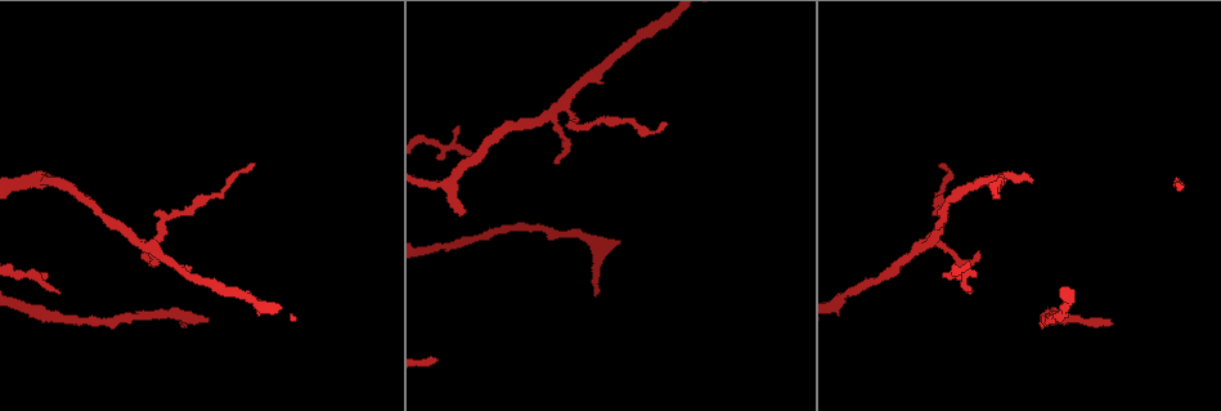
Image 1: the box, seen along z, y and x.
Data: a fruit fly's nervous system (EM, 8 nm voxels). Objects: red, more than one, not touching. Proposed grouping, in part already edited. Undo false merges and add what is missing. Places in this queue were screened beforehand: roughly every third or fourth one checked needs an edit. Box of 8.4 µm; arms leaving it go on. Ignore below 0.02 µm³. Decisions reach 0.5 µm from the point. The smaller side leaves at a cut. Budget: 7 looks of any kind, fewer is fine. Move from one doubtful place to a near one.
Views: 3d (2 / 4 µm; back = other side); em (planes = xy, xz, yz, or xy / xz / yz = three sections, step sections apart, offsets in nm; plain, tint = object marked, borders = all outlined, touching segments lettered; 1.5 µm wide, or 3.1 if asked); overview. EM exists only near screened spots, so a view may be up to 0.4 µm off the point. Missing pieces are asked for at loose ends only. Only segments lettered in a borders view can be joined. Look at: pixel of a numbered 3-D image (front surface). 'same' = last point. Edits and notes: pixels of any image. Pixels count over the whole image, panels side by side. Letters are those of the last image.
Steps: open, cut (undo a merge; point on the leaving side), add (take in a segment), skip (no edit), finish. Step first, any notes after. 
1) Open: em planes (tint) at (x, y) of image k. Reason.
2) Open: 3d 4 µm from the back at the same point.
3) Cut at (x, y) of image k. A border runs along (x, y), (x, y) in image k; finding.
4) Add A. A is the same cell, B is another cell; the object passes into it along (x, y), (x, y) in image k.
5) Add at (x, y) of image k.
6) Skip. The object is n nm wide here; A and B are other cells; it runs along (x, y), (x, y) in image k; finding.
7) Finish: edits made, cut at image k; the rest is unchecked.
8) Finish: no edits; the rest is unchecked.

Open: 3d 4 µm at (461, 213) of image 1. Free end.

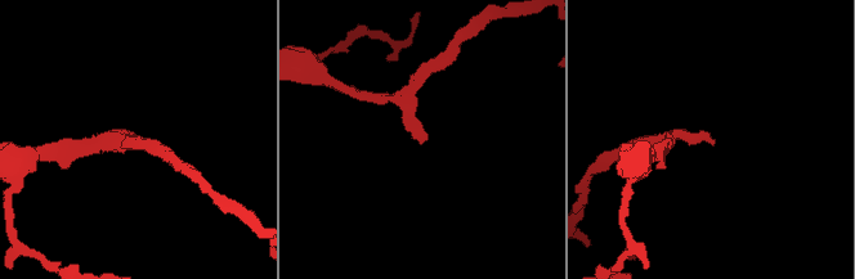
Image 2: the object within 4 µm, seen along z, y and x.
Open: em planes (plain) at (711, 142) of image 2. Shape alone is not enough.

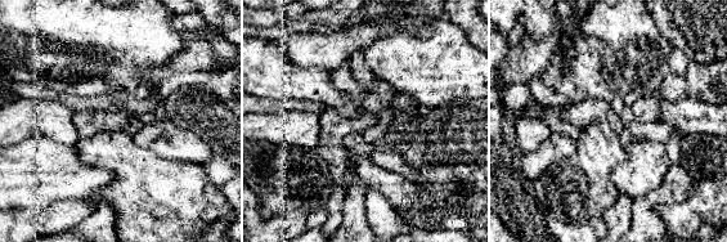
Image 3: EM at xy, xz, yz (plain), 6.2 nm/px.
Open: em planes (borders) at the same point. See the neighbours.

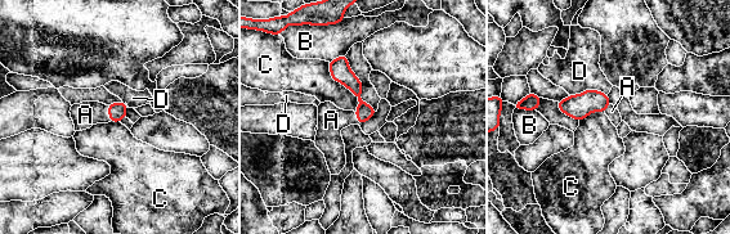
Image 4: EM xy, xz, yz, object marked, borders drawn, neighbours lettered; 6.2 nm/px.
Add A. A is the same cell, B, C and D are other cells; the object passes into it along (117, 111), (110, 113), (85, 115) in image 4; the neuron continues.

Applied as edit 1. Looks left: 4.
Open: 3d 2 µm at (1113, 323) of image 1. Thin end.

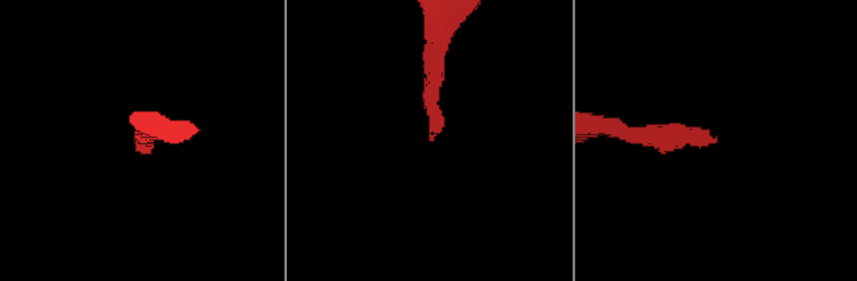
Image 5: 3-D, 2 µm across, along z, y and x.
Open: em yz step 8 (borders) at (430, 135) of image 5.

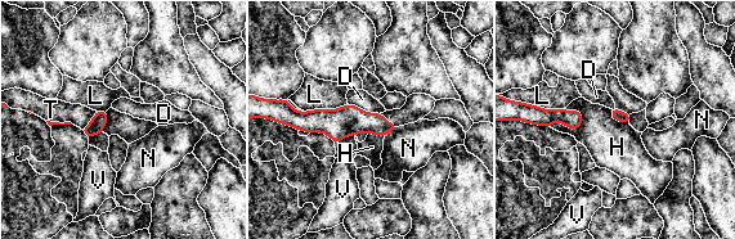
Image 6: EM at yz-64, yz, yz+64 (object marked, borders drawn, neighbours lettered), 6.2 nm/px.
Open: em xz step 8 (borders) at the same point.

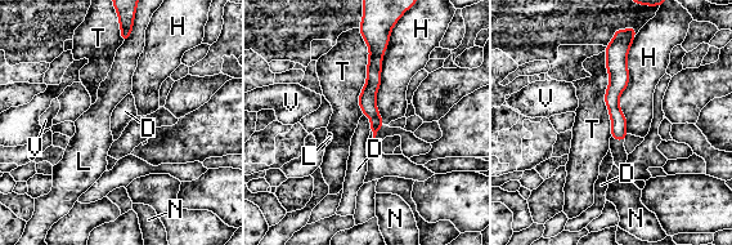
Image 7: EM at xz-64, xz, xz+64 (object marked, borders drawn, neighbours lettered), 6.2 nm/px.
Skip. The longest contact is with T, 500 nm; D, H, L, N, T and V are other cells; no lettered segment goes on from it.

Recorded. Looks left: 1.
Finish: edits made, add at image 4; the rest is unchecked.

